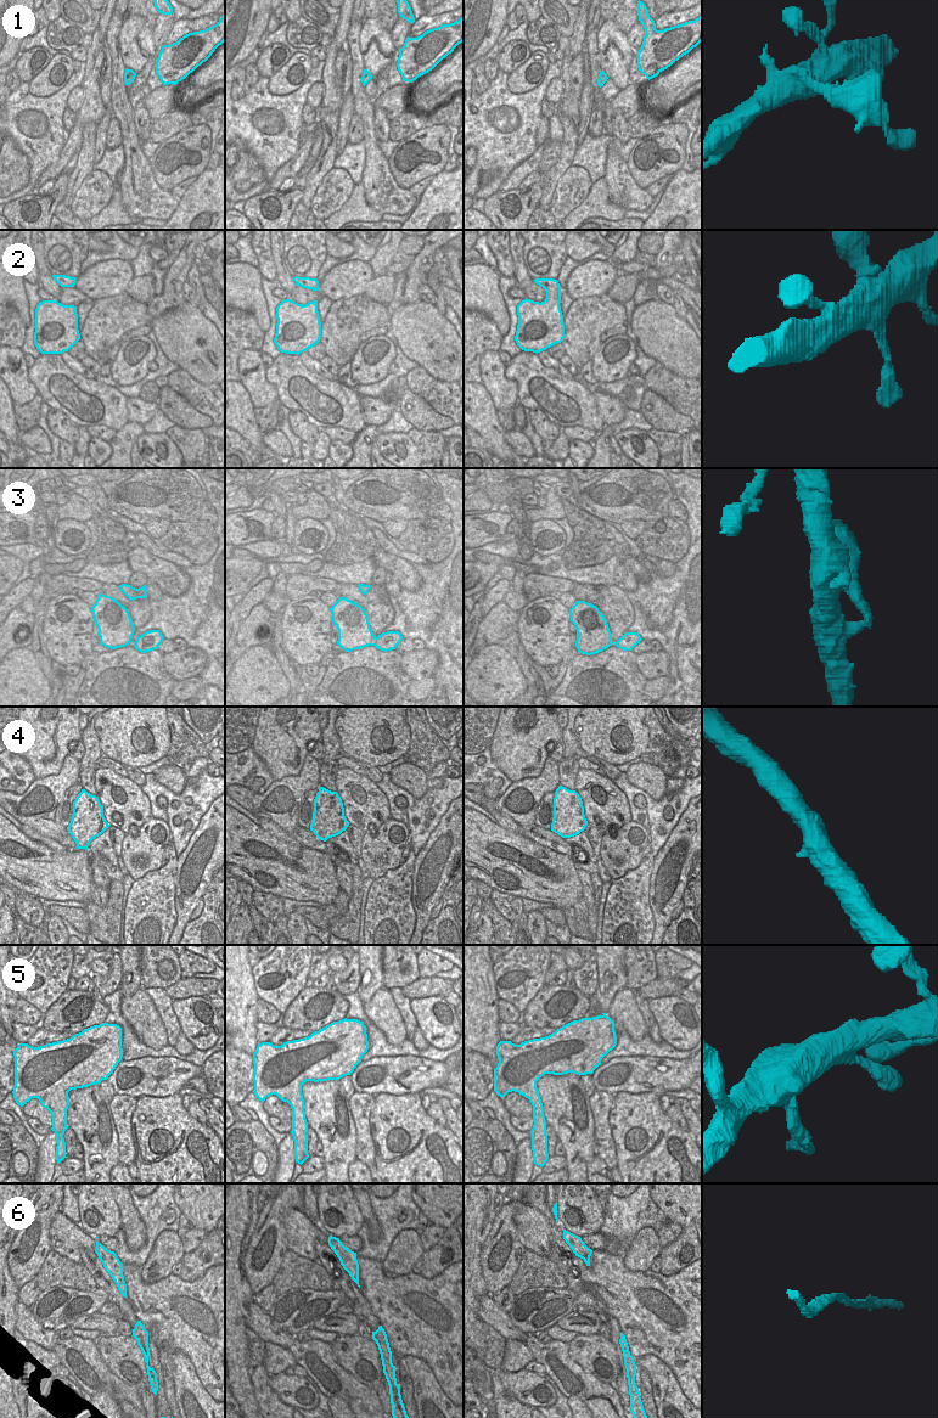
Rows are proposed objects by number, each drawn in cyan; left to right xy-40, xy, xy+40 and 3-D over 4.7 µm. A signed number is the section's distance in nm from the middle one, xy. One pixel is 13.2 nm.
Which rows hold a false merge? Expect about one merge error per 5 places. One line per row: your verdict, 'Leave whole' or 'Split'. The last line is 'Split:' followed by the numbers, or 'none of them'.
1: Leave whole
2: Leave whole
3: Leave whole
4: Leave whole
5: Split
6: Leave whole
Split: 5.

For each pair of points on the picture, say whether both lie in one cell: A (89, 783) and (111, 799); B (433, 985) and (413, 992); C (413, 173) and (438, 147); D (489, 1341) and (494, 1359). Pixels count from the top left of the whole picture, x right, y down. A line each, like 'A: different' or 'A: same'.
A: different
B: same
C: same
D: same

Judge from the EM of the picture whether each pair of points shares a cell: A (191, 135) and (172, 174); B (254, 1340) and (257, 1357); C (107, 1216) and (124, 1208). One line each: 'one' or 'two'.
A: one
B: one
C: two

